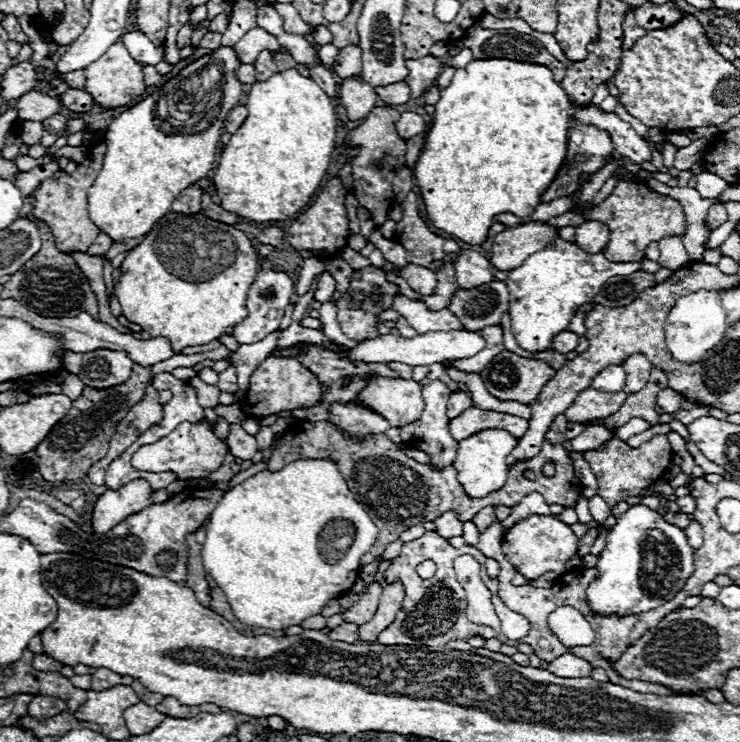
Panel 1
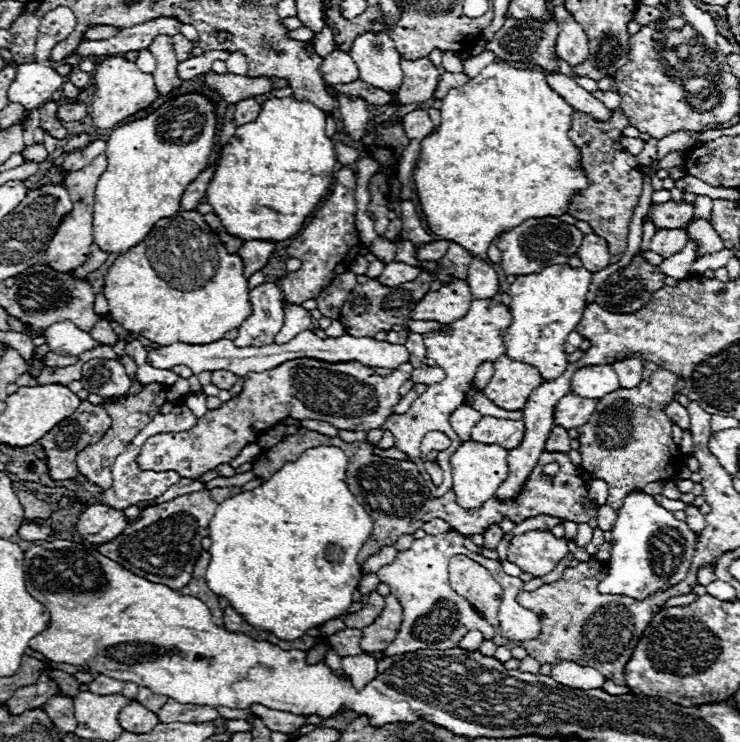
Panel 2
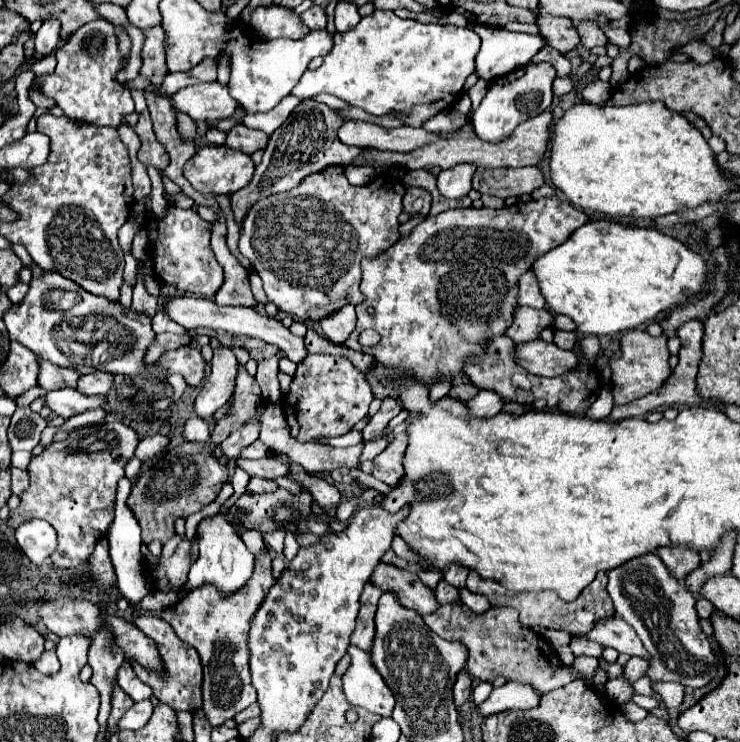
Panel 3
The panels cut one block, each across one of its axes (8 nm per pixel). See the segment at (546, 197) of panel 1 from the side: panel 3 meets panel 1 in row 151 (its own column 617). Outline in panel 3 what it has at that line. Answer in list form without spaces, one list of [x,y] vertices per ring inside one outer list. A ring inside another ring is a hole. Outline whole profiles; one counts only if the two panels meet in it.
[[[656,554],[638,556],[608,572],[608,594],[614,610],[638,634],[650,654],[648,678],[652,682],[680,682],[684,686],[700,688],[708,684],[716,670],[716,656],[708,636],[702,634],[696,616],[696,598],[660,564]]]

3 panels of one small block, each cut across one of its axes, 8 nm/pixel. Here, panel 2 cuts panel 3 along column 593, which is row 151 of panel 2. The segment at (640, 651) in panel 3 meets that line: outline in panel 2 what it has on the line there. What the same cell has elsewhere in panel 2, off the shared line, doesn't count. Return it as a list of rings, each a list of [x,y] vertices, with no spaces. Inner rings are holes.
[[[624,136],[622,138],[622,146],[630,152],[630,154],[640,154],[642,152],[642,148],[644,148],[644,140],[640,140],[640,138],[628,138],[628,136]]]

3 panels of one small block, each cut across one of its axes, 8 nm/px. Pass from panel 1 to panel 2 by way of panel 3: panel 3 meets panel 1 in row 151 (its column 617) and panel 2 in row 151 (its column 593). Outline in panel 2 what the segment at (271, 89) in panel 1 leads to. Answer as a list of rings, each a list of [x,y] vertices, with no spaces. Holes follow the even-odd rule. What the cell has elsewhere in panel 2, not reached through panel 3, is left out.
[[[272,98],[272,100],[266,100],[262,104],[262,112],[260,116],[254,120],[254,122],[248,122],[244,126],[238,126],[234,136],[230,138],[230,142],[222,148],[222,154],[220,154],[220,160],[218,160],[218,168],[214,172],[214,178],[210,180],[208,184],[208,192],[206,192],[206,202],[214,208],[216,216],[220,218],[220,224],[224,226],[224,230],[230,234],[230,236],[236,236],[240,238],[242,242],[248,242],[248,240],[268,240],[268,242],[284,242],[288,238],[292,238],[294,234],[298,234],[302,230],[302,224],[306,222],[306,218],[314,212],[314,208],[318,206],[318,202],[322,198],[326,198],[330,194],[330,188],[332,188],[332,182],[334,182],[334,166],[336,166],[336,152],[334,152],[334,144],[330,138],[326,138],[326,132],[324,132],[324,112],[320,112],[320,108],[316,108],[314,104],[310,102],[298,102],[294,98]]]

